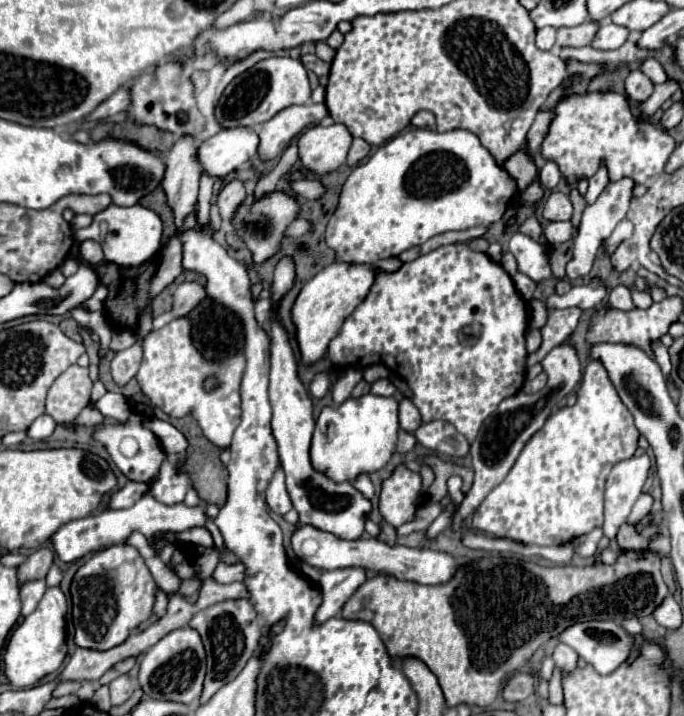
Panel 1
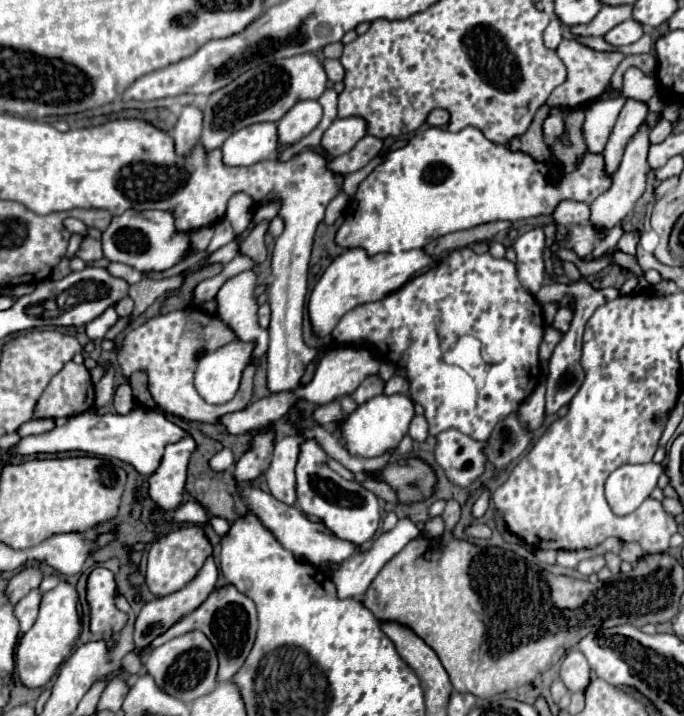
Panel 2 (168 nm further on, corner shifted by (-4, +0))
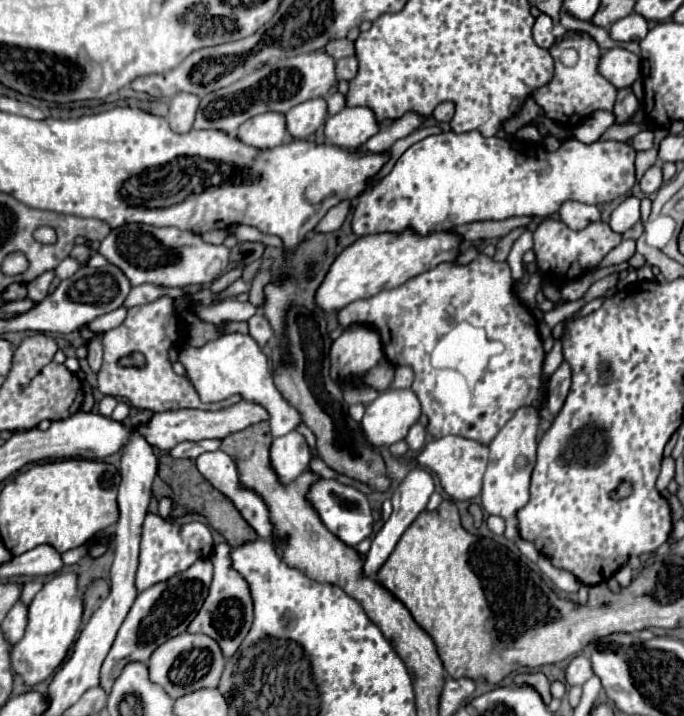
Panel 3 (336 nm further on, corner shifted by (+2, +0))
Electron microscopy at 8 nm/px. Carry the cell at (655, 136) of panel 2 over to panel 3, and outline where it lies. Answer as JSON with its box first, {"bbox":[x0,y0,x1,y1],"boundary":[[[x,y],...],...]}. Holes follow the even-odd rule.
{"bbox":[632,129,654,151],"boundary":[[[646,129],[646,131],[640,131],[638,135],[632,137],[632,147],[636,151],[646,151],[652,147],[652,141],[654,141],[654,133],[650,129]]]}

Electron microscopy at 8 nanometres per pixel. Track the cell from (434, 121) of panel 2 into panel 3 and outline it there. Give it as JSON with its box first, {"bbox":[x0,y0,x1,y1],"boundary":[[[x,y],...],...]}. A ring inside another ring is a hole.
{"bbox":[434,101,454,121],"boundary":[[[446,101],[446,103],[440,103],[436,109],[434,109],[434,119],[436,121],[450,121],[454,115],[454,103]]]}

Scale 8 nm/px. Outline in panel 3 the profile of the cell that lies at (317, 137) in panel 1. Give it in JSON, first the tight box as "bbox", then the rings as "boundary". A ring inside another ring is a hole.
{"bbox":[324,107,380,149],"boundary":[[[344,107],[340,113],[330,115],[326,121],[326,127],[324,127],[328,141],[338,147],[346,147],[346,149],[362,147],[378,131],[380,131],[380,123],[374,119],[374,111],[370,111],[370,107]]]}

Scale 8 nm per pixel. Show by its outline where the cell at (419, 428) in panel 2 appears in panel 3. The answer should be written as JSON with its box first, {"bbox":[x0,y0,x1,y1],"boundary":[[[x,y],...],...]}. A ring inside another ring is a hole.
{"bbox":[406,423,426,451],"boundary":[[[416,423],[416,425],[408,431],[408,435],[406,435],[406,443],[408,443],[408,447],[410,447],[412,451],[422,451],[424,439],[426,439],[426,429],[424,429],[420,423]]]}

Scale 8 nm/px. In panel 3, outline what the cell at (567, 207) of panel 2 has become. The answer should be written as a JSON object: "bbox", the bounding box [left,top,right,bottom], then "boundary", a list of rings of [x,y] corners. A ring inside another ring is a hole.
{"bbox":[560,201,600,229],"boundary":[[[566,201],[560,209],[560,219],[570,229],[584,229],[594,221],[600,221],[600,209],[596,205],[586,205],[578,201]]]}

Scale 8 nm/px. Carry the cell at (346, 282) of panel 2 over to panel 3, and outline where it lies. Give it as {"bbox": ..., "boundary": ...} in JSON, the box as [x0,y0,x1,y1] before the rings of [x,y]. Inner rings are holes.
{"bbox":[316,229,462,311],"boundary":[[[406,229],[402,233],[364,235],[338,255],[316,293],[316,303],[324,311],[336,311],[352,301],[368,299],[384,289],[398,287],[404,281],[424,273],[424,269],[428,271],[444,261],[452,263],[460,253],[460,243],[462,239],[458,239],[458,235],[450,235],[450,231],[418,235],[414,229]]]}

